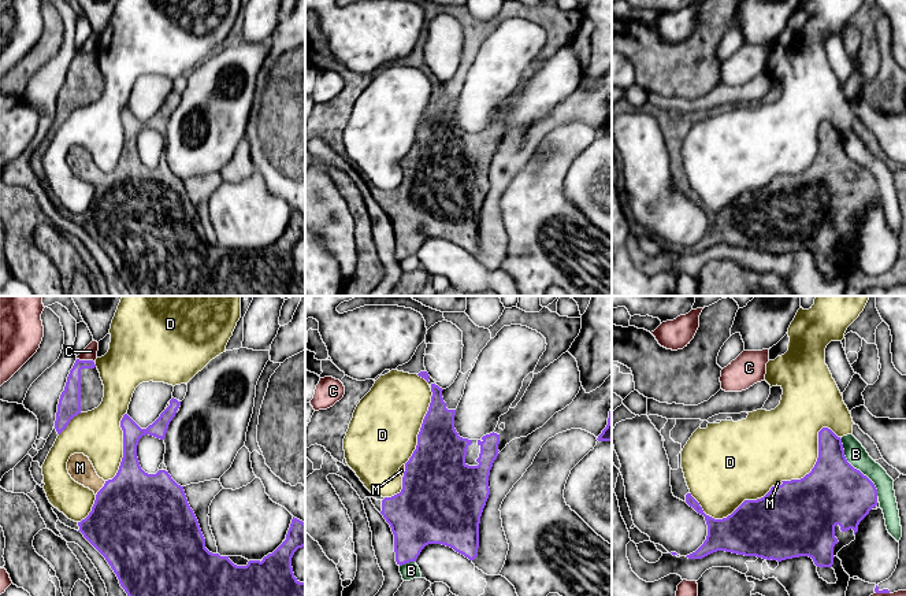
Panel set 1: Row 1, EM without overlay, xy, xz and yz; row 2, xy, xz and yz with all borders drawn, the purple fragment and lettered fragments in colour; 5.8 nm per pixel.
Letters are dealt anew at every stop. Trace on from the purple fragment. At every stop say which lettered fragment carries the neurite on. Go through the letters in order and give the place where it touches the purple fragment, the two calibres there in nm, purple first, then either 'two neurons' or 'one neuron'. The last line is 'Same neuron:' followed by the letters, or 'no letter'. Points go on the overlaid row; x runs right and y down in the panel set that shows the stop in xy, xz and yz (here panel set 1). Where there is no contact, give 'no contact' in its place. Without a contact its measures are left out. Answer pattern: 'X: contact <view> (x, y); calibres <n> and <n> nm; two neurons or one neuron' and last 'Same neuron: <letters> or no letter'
B: contact yz (856, 469); calibres 380 and 120 nm; two neurons
C: contact xy (85, 361); calibres 130 and 80 nm; two neurons
D: contact yz (732, 513); calibres 360 and 440 nm; two neurons
M: contact xy (101, 488); calibres 500 and 150 nm; one neuron
Same neuron: M

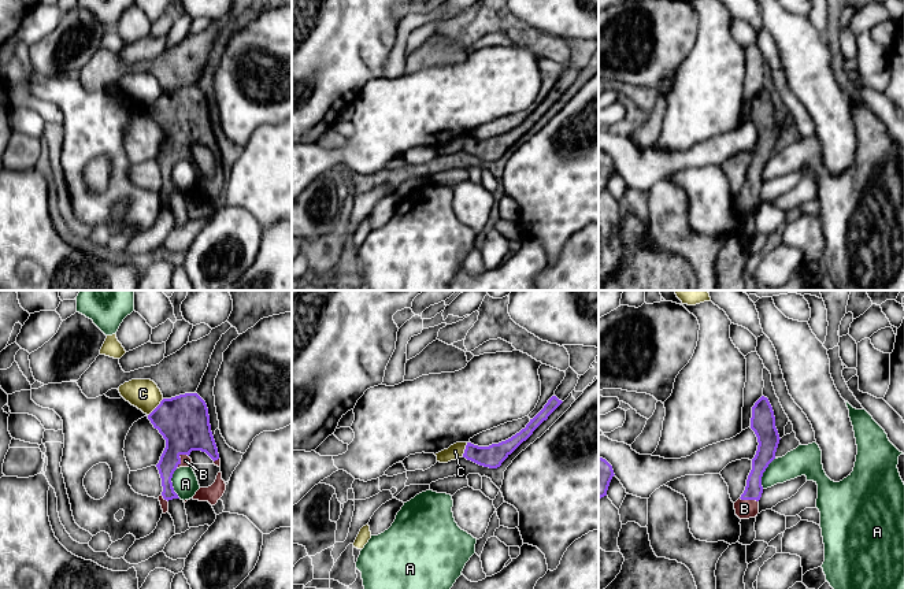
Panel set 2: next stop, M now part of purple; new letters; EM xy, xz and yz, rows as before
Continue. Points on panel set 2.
A: contact yz (763, 471); calibres 130 and 180 nm; two neurons
B: contact xy (180, 459); calibres 300 and 60 nm; one neuron
C: contact xy (156, 407); calibres 300 and 180 nm; two neurons
Same neuron: B

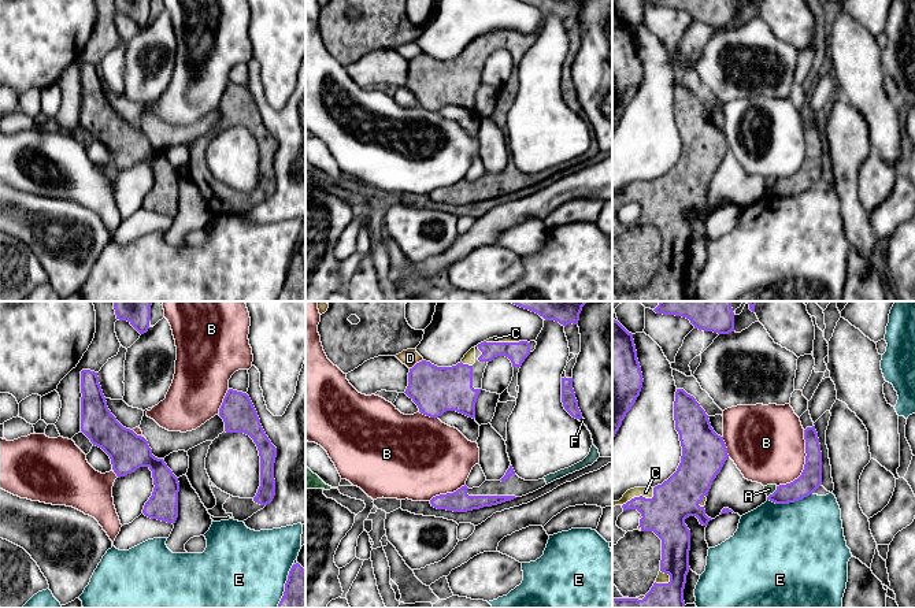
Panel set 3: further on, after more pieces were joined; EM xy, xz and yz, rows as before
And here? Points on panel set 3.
A: contact yz (774, 492); calibres 130 and 60 nm; two neurons
B: contact yz (804, 464); calibres 130 and 440 nm; two neurons
C: contact yz (641, 496); calibres 260 and 60 nm; one neuron
D: contact xz (417, 363); calibres 280 and 100 nm; two neurons
E: contact yz (789, 501); calibres 130 and 480 nm; two neurons
F: contact xz (580, 418); calibres 90 and 30 nm; one neuron
Same neuron: C, F

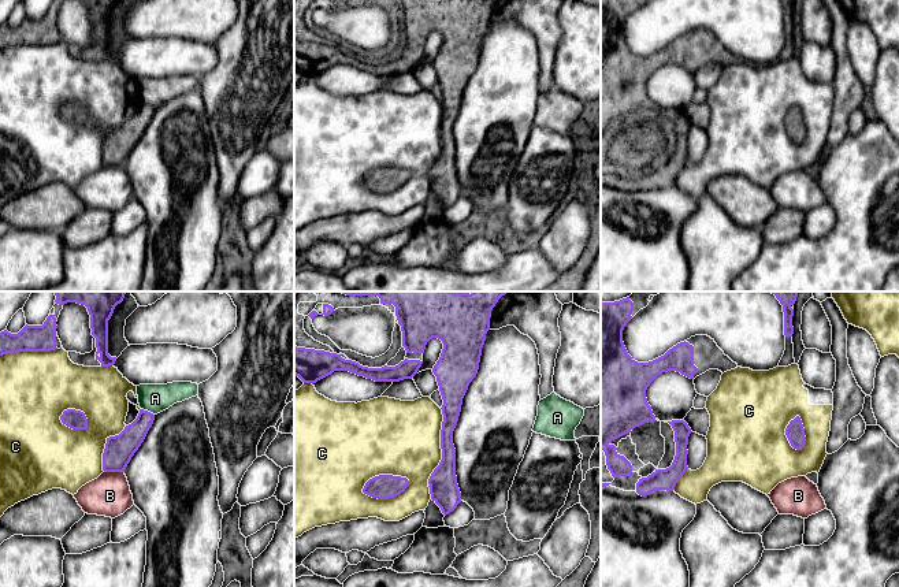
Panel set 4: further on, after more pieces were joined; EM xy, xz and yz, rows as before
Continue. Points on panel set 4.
A: contact xy (147, 411); calibres 150 and 170 nm; two neurons
B: contact xy (114, 471); calibres 170 and 240 nm; two neurons
C: contact xz (383, 475); calibres 140 and 460 nm; two neurons
Same neuron: no letter

